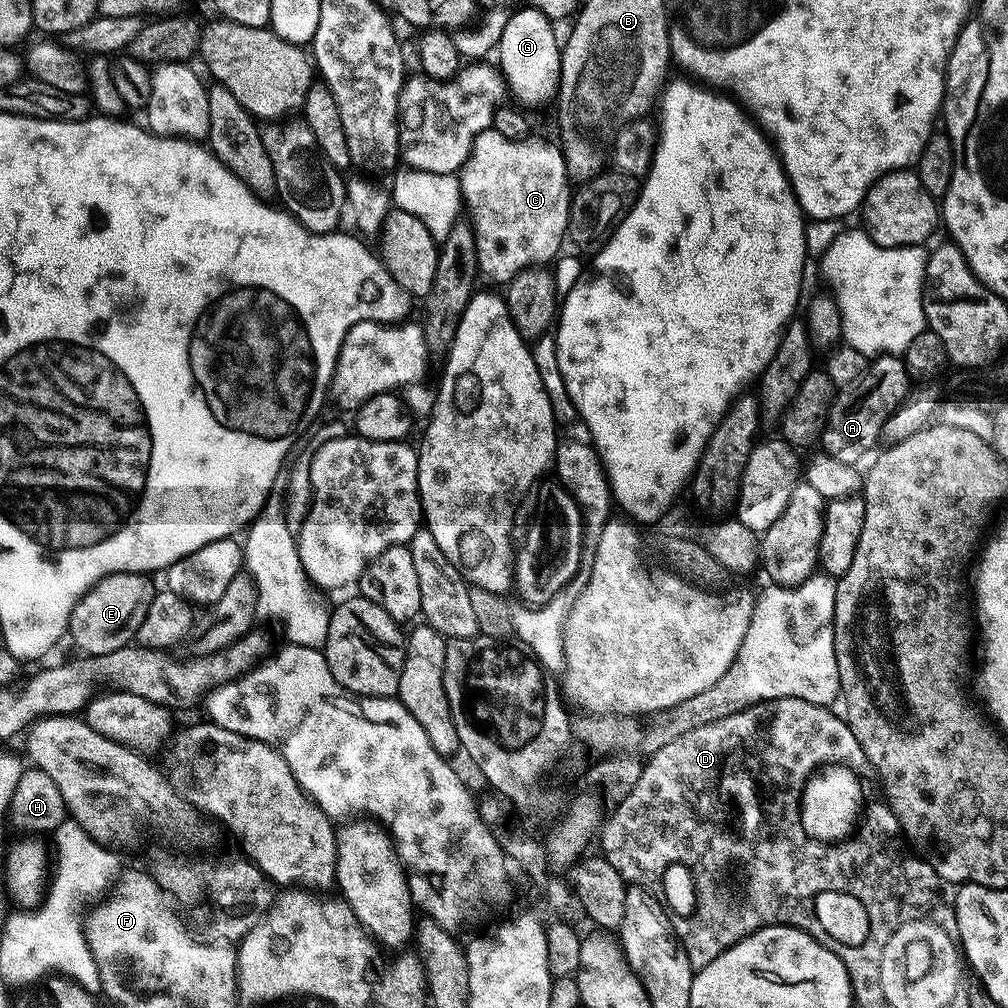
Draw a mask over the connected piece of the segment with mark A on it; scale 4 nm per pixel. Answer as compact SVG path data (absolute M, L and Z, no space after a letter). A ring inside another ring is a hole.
M881 354L875 357L853 384L837 391L824 427L823 451L838 458L838 462L859 465L860 459L876 443L881 443L886 422L909 395L908 384L910 385L910 377L899 355Z

